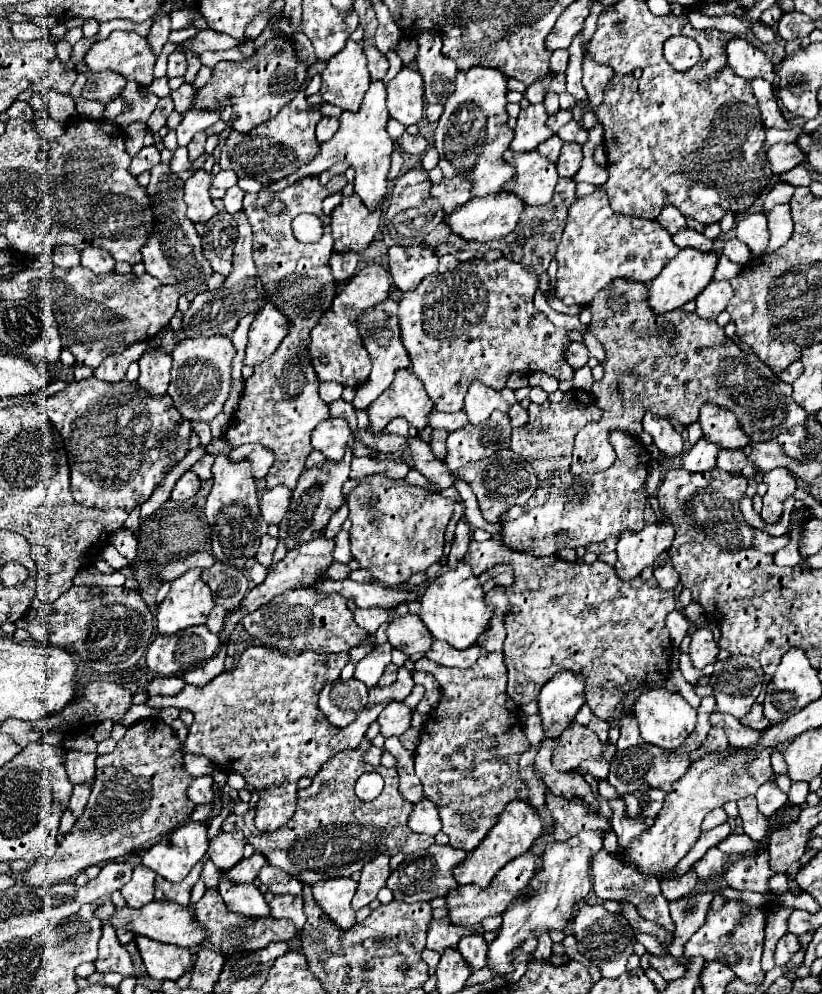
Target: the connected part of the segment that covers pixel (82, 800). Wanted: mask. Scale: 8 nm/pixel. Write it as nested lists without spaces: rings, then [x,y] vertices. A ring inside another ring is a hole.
[[[78,783],[78,785],[74,785],[74,793],[72,793],[72,799],[70,799],[70,809],[72,809],[72,813],[74,813],[76,817],[78,817],[78,813],[82,813],[82,809],[86,807],[90,789],[92,789],[90,783]]]

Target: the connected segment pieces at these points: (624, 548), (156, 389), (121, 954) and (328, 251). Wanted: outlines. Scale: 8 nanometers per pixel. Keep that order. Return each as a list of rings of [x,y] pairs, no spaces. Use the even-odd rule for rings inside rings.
[[[652,523],[642,531],[624,531],[618,539],[618,561],[614,563],[616,575],[622,581],[638,577],[646,567],[650,567],[662,551],[668,551],[674,539],[674,527]]]
[[[146,351],[142,355],[140,363],[140,377],[138,383],[154,395],[162,395],[168,389],[170,383],[170,355],[162,353],[162,351]]]
[[[104,923],[102,927],[102,939],[100,939],[100,953],[98,959],[94,961],[96,971],[100,973],[122,973],[122,977],[136,977],[134,973],[134,965],[132,959],[128,955],[128,951],[118,943],[116,939],[116,929],[108,923]]]
[[[336,175],[326,185],[320,185],[318,177],[304,177],[282,191],[258,191],[246,193],[244,197],[244,213],[252,223],[252,249],[254,249],[254,263],[264,283],[266,295],[270,303],[274,303],[280,313],[290,323],[290,333],[284,337],[280,347],[266,359],[262,365],[254,367],[254,375],[244,381],[244,393],[238,403],[238,411],[234,413],[232,425],[226,431],[226,439],[232,447],[244,443],[262,443],[270,447],[276,455],[274,465],[266,475],[268,489],[276,485],[284,485],[288,489],[296,487],[298,477],[304,471],[306,457],[312,453],[310,435],[318,423],[330,419],[328,405],[318,397],[318,375],[308,357],[310,345],[310,331],[322,317],[326,309],[330,309],[332,299],[336,295],[336,281],[330,271],[330,255],[332,255],[332,231],[324,227],[324,235],[318,243],[304,245],[296,241],[292,235],[292,219],[300,213],[314,213],[318,217],[326,217],[322,213],[322,201],[338,193],[346,187],[346,177]],[[270,199],[282,199],[286,203],[286,211],[280,215],[268,215],[264,205]]]

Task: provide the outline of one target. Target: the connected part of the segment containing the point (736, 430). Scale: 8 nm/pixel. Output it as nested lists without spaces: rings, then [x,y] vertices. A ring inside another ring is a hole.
[[[706,403],[700,409],[700,425],[704,437],[716,445],[726,445],[728,449],[742,449],[750,443],[748,435],[738,425],[738,419],[726,407]]]

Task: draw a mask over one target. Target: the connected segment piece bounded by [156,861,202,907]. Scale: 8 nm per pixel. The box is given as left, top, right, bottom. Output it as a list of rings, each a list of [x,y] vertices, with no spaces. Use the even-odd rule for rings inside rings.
[[[202,861],[188,873],[188,877],[180,883],[170,883],[164,877],[156,877],[156,899],[162,901],[174,901],[182,907],[186,907],[190,903],[190,891],[194,887],[194,883],[198,881],[202,871]]]

